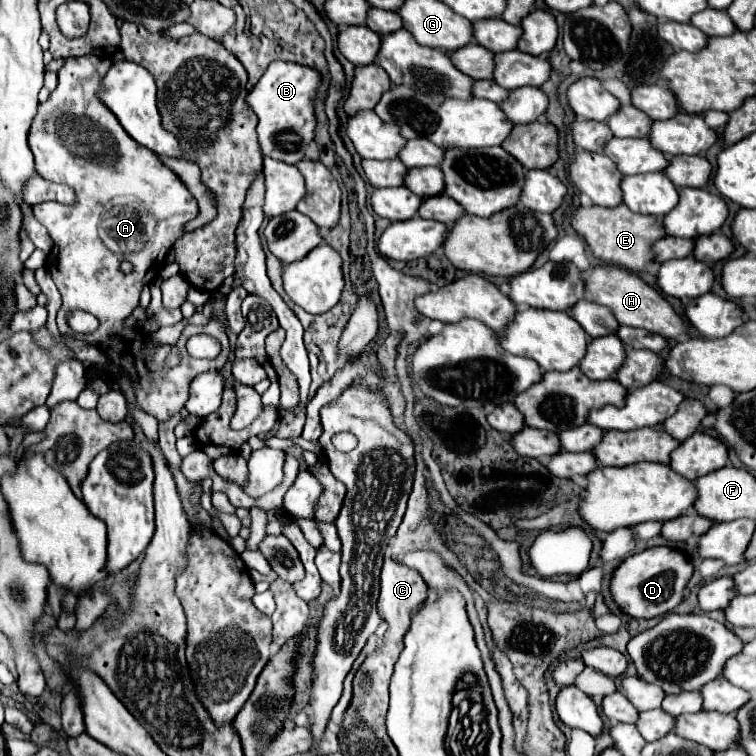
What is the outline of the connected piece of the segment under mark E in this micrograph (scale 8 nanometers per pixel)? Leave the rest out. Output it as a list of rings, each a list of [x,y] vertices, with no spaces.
[[[623,203],[617,207],[579,207],[571,215],[571,227],[577,235],[581,235],[593,255],[605,263],[629,269],[629,271],[643,271],[645,265],[653,259],[649,253],[649,243],[653,239],[661,239],[665,233],[661,231],[661,221],[653,215],[641,215],[629,211]]]

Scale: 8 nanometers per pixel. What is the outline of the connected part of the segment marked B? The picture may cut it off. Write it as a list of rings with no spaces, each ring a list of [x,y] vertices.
[[[275,61],[271,63],[257,85],[247,95],[247,105],[257,115],[257,137],[259,147],[265,157],[283,161],[283,163],[297,163],[303,159],[307,145],[313,141],[313,97],[319,85],[319,73],[311,67],[303,67],[297,63]]]

